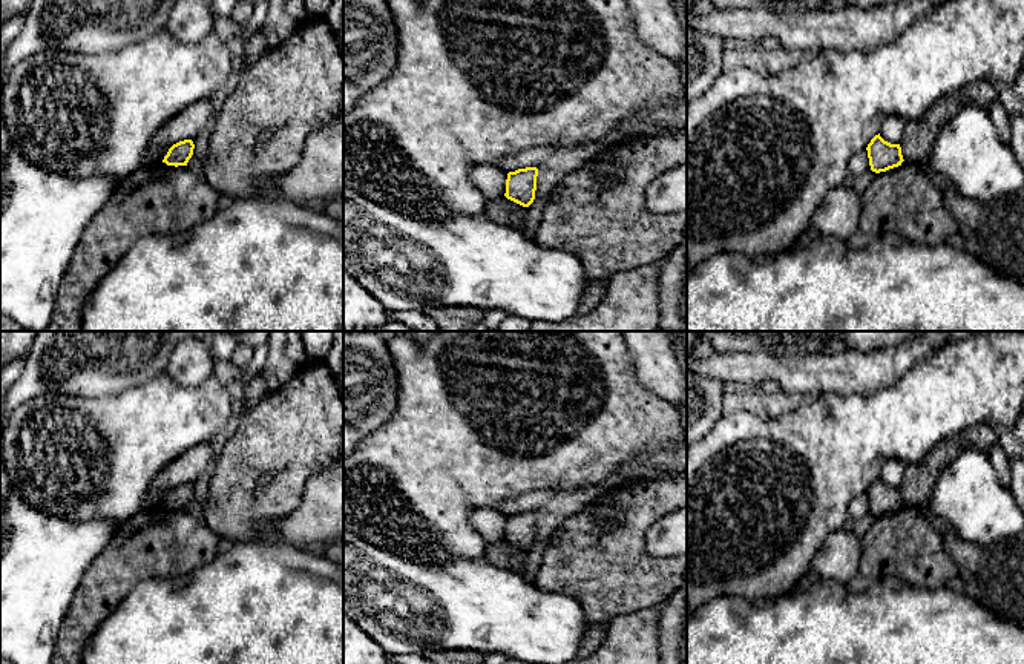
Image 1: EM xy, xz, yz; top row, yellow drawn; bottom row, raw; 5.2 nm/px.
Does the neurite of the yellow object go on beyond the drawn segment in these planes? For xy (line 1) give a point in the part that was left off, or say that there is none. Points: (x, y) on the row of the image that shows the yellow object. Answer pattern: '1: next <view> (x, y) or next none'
1: next none

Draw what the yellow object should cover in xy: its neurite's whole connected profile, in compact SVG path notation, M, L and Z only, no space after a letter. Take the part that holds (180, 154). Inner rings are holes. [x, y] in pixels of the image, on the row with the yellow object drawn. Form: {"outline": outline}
{"outline": "M184 140L176 144L173 144L167 155L164 156L162 163L167 166L187 166L189 159L193 155L195 144L192 140Z"}

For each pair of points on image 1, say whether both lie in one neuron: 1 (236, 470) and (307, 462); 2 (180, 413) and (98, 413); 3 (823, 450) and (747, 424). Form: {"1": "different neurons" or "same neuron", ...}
{"1": "same neuron", "2": "same neuron", "3": "same neuron"}

